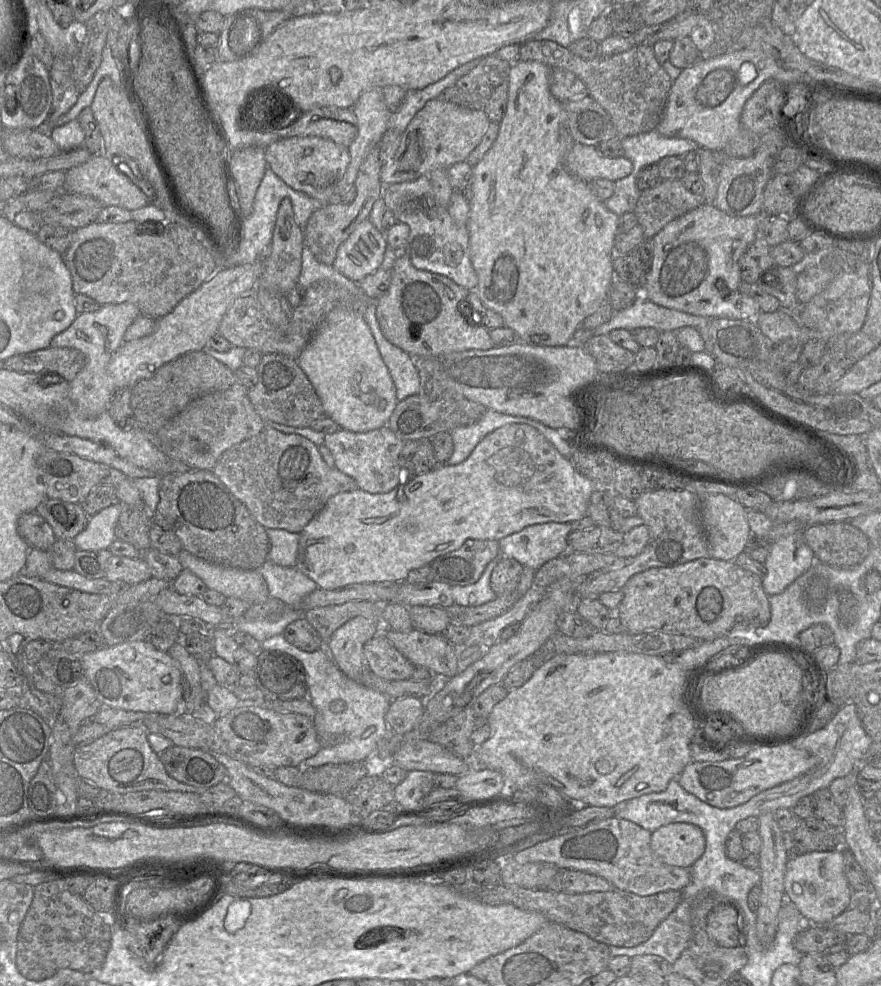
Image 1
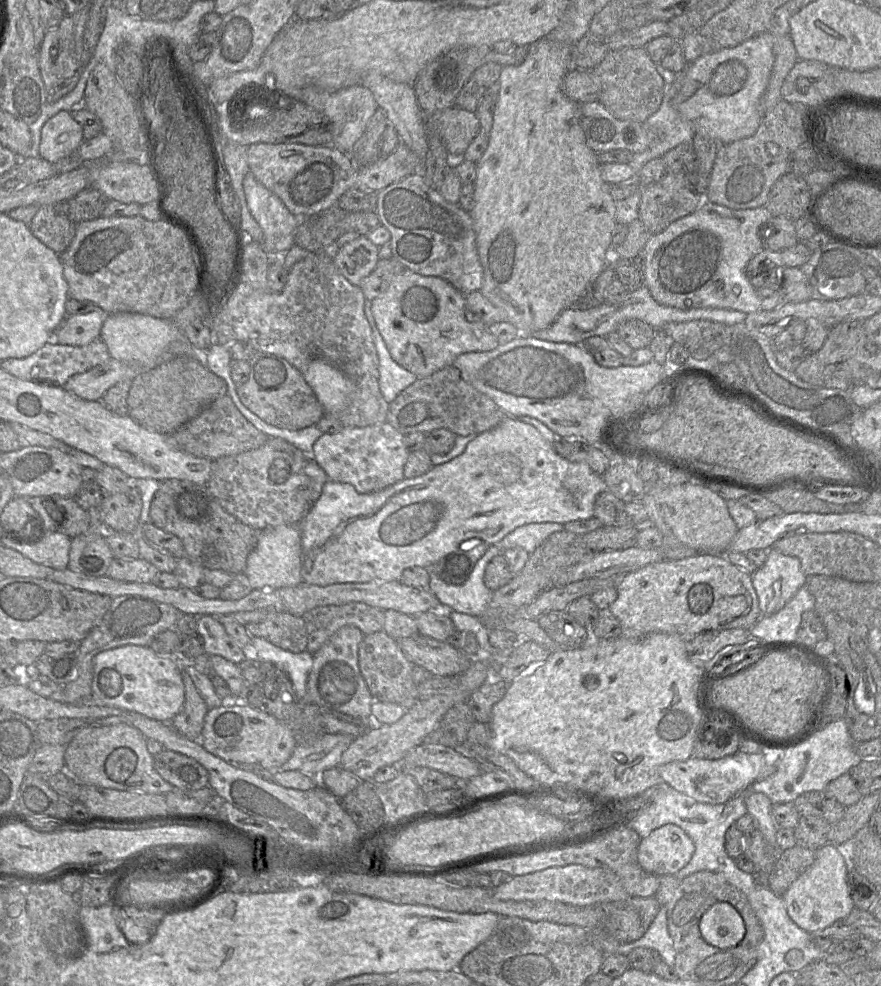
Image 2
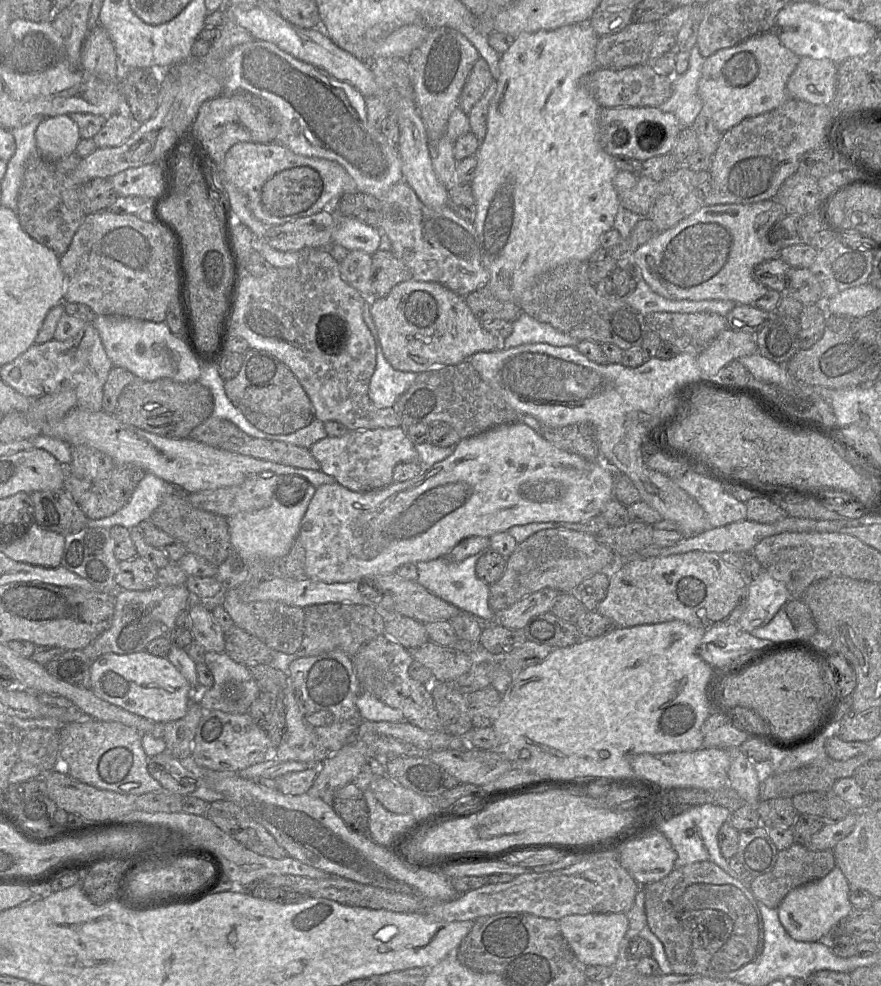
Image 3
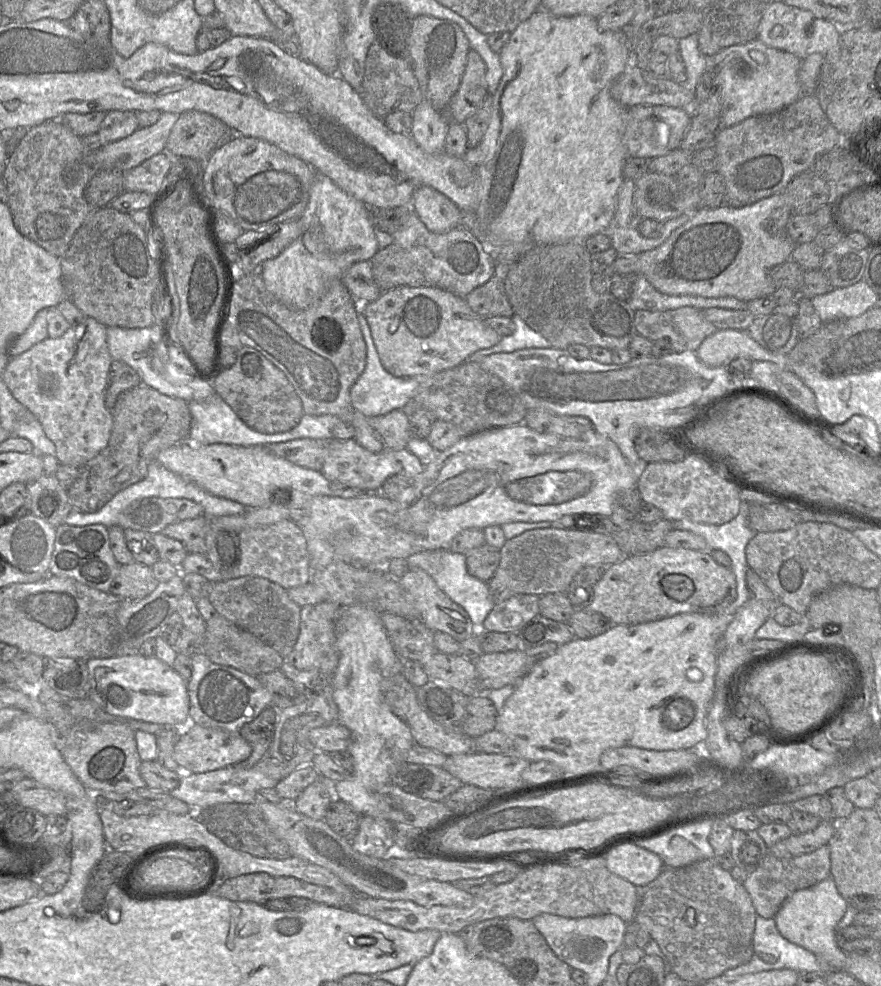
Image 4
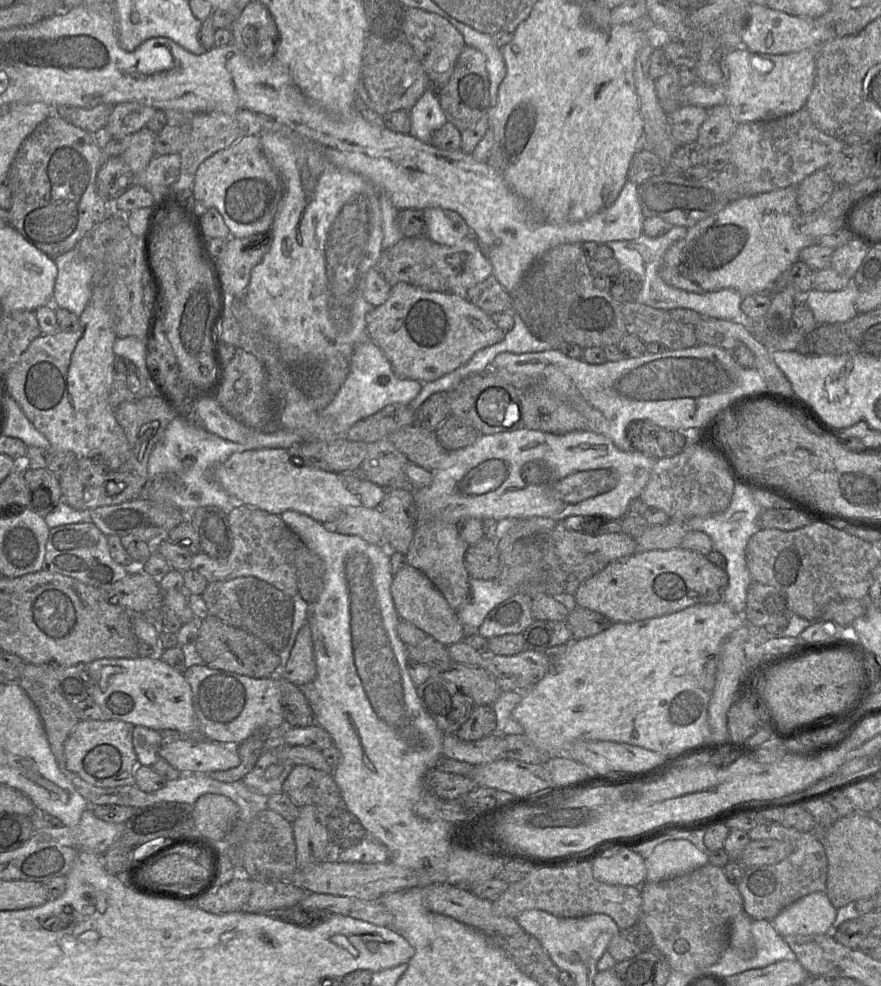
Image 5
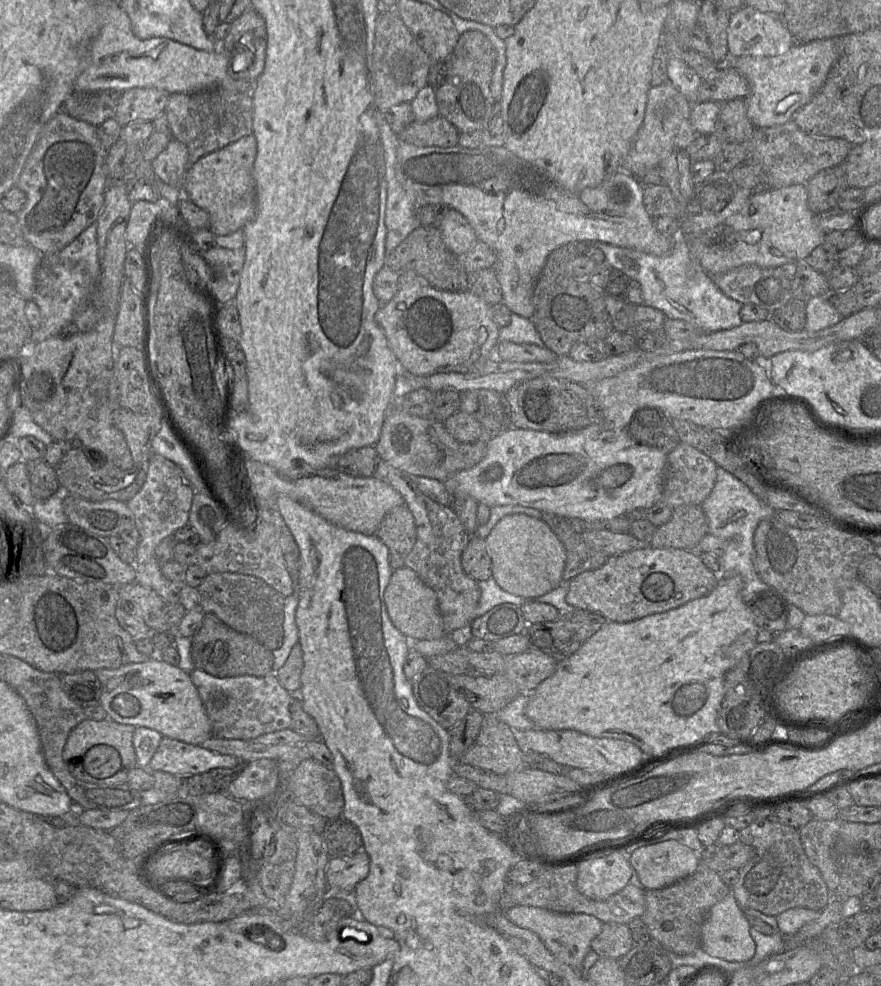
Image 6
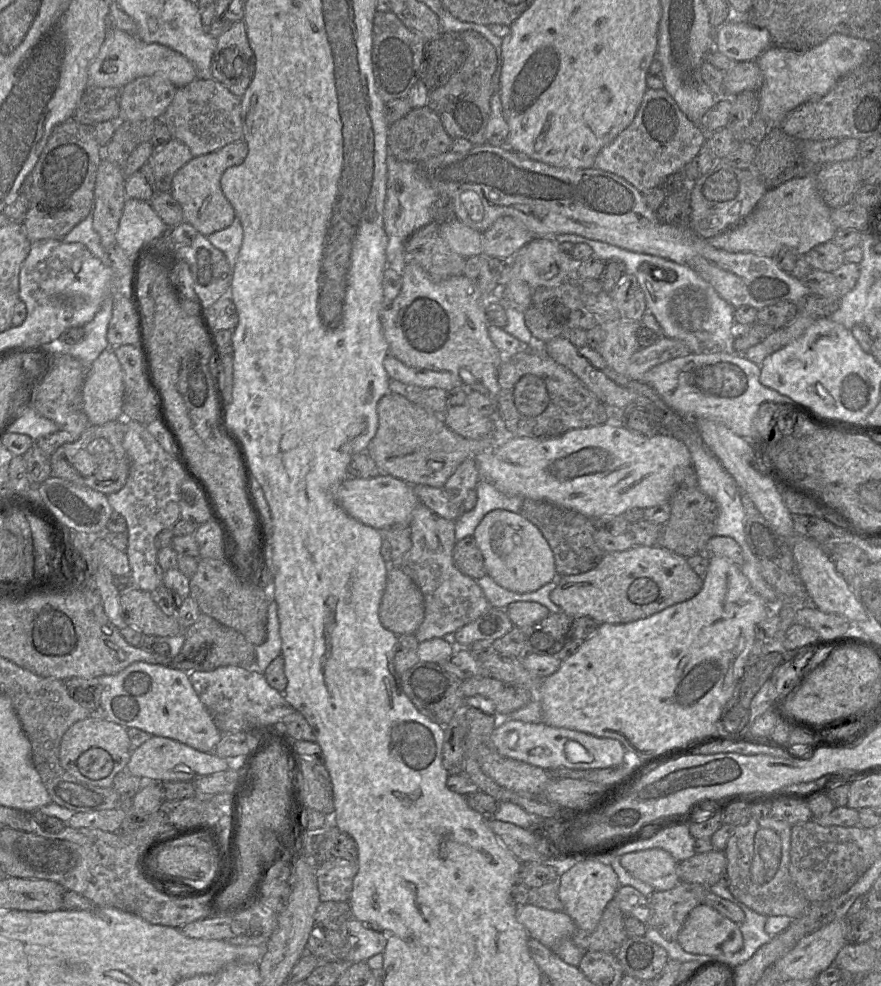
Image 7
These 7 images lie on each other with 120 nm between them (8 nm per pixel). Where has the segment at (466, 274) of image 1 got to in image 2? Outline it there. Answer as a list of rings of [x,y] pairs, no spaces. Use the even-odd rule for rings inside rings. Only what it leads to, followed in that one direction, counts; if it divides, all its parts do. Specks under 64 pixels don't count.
[[[412,174],[377,193],[376,212],[380,224],[391,234],[392,257],[403,267],[423,276],[436,276],[448,281],[463,294],[479,291],[484,284],[484,271],[476,245],[476,232],[471,215],[453,204],[433,188],[425,175]]]

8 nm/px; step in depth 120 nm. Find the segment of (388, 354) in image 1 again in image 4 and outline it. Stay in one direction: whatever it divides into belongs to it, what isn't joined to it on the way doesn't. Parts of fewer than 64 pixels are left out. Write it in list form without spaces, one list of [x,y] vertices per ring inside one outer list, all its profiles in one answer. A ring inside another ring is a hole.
[[[359,314],[359,324],[367,346],[366,367],[350,390],[353,407],[366,416],[379,416],[402,409],[415,395],[424,377],[395,377],[382,364],[365,317]]]

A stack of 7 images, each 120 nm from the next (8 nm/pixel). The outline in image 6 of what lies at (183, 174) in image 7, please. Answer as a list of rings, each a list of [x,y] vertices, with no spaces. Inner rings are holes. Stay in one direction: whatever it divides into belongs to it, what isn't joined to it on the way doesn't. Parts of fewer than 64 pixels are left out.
[[[251,134],[201,157],[187,169],[182,179],[183,196],[209,214],[209,230],[215,236],[242,230],[254,216],[256,188],[252,170],[256,154],[257,142]]]

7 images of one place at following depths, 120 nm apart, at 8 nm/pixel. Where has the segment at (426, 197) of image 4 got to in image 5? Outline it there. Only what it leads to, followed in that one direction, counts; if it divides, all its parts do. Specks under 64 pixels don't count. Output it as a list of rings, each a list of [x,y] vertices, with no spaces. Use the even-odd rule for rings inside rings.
[[[440,207],[422,209],[425,235],[435,243],[452,246],[471,235],[465,220],[455,211]]]

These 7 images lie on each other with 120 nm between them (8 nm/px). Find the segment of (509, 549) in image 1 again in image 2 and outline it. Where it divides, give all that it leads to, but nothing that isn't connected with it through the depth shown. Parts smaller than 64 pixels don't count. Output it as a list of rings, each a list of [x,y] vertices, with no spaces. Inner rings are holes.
[[[532,523],[516,528],[498,544],[502,550],[520,547],[532,554],[551,534],[564,530],[558,523]]]

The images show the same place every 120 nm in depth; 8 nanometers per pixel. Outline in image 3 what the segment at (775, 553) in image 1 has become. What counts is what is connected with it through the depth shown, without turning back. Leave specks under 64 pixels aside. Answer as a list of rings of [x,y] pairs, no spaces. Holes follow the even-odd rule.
[[[762,571],[748,585],[746,608],[737,621],[748,633],[767,625],[779,609],[789,601],[789,592],[784,583]]]

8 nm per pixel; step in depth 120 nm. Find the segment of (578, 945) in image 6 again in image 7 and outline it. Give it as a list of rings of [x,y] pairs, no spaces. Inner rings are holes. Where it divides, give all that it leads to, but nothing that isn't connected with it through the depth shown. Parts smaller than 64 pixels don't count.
[[[526,904],[517,907],[516,919],[526,928],[531,938],[549,949],[577,932],[573,920],[564,911],[552,911]]]

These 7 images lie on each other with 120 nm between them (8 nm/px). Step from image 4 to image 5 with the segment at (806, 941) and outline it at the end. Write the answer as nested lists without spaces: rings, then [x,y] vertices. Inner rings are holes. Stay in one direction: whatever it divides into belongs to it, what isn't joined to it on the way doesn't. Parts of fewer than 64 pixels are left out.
[[[814,892],[783,909],[772,924],[781,936],[831,934],[836,915],[826,892]]]

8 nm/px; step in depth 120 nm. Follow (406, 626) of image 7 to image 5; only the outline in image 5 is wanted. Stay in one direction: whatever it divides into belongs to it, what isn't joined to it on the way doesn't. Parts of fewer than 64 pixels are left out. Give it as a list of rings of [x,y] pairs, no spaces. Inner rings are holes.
[[[406,565],[402,570],[394,574],[390,592],[400,620],[410,622],[426,633],[427,636],[447,647],[463,641],[466,637],[467,630],[460,622],[458,613],[451,609],[443,595],[416,568]]]

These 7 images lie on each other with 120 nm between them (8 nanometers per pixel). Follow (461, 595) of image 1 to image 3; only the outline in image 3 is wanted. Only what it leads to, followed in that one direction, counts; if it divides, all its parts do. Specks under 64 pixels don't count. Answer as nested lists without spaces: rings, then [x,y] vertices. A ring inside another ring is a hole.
[[[480,551],[459,563],[449,562],[444,557],[418,562],[415,564],[418,572],[415,582],[462,612],[472,614],[487,622],[493,622],[495,613],[489,607],[489,585],[482,582],[475,573],[476,563],[484,552]]]

